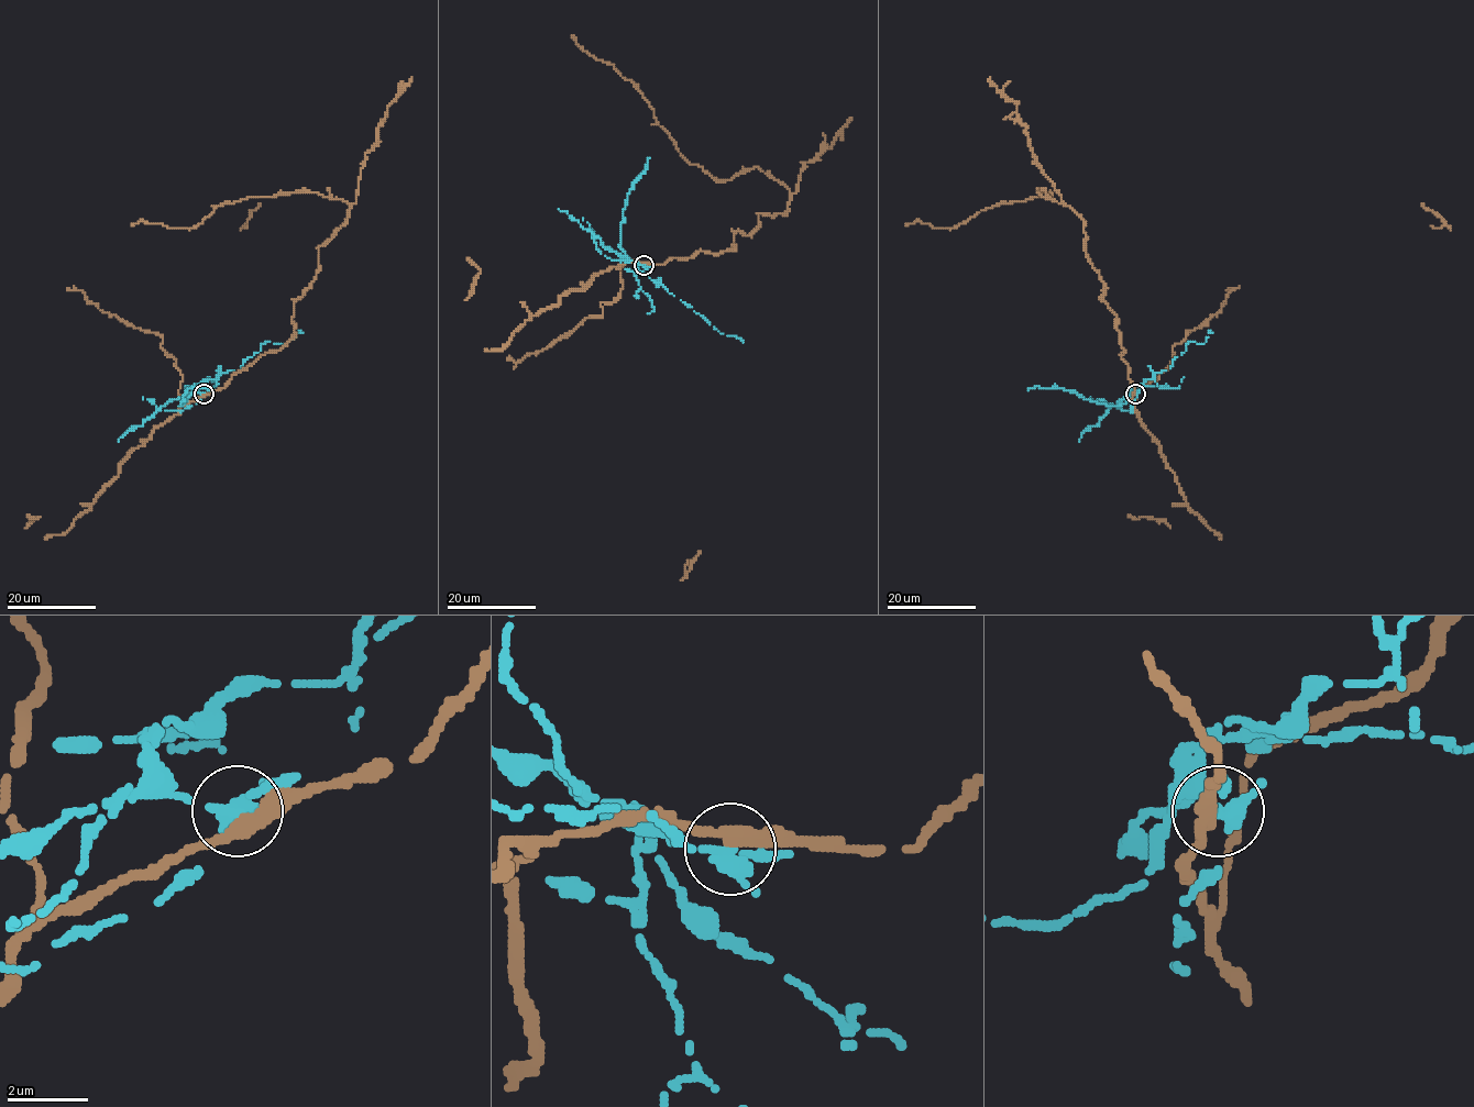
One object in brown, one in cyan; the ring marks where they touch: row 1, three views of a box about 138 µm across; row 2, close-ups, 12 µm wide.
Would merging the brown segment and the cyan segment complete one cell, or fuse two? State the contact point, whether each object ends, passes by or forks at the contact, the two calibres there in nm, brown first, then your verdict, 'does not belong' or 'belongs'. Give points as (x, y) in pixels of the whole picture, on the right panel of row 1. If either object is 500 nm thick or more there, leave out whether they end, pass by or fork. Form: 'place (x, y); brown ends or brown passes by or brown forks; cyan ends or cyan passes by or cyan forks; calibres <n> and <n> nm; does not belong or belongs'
place (1135, 394); brown passes by; cyan forks; calibres 360 and 280 nm; does not belong

